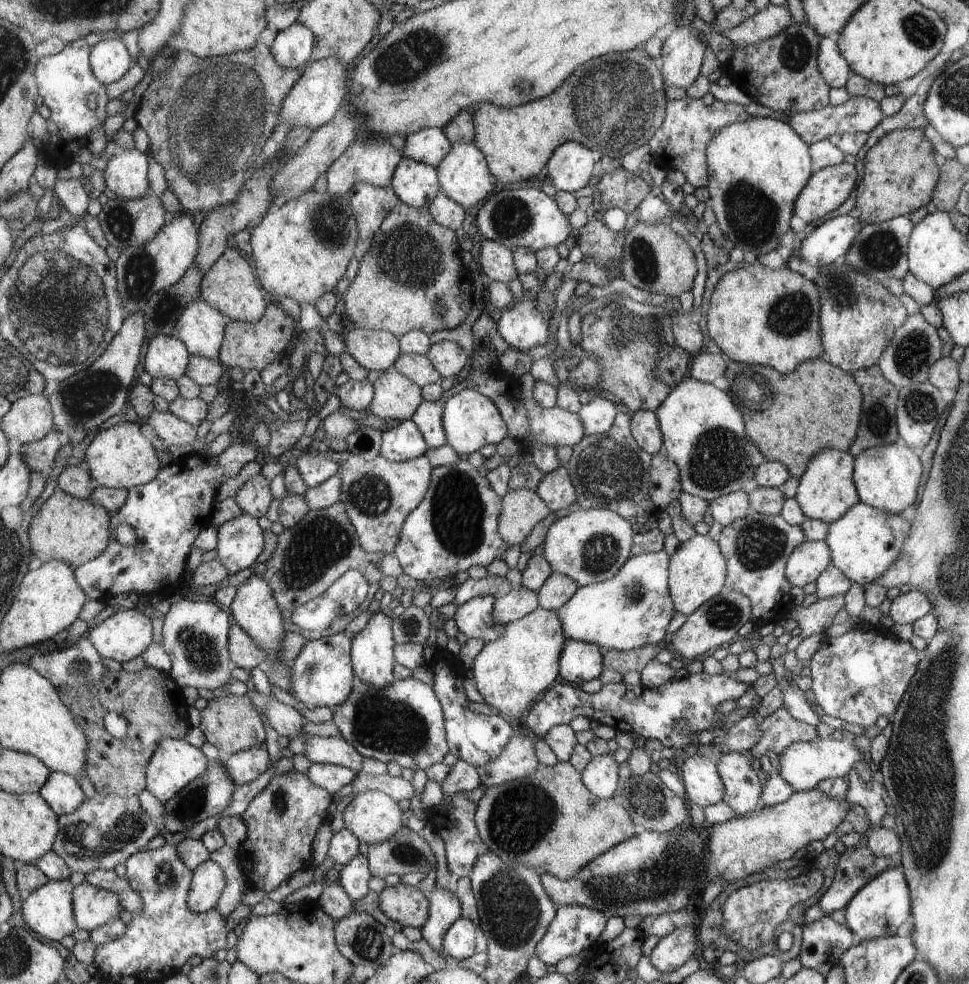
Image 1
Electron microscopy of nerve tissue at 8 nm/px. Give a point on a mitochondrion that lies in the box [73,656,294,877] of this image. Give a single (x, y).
(192, 804)

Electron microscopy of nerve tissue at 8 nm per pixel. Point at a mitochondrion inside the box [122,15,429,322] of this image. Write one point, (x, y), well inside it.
(214, 122)

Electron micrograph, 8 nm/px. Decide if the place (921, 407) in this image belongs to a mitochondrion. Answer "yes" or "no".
yes

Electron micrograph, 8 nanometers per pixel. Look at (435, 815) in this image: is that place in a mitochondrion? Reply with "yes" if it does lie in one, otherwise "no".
no

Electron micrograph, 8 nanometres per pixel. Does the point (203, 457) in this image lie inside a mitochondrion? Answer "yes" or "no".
no

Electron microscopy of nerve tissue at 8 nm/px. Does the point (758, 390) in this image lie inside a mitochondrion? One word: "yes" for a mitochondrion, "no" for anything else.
yes

